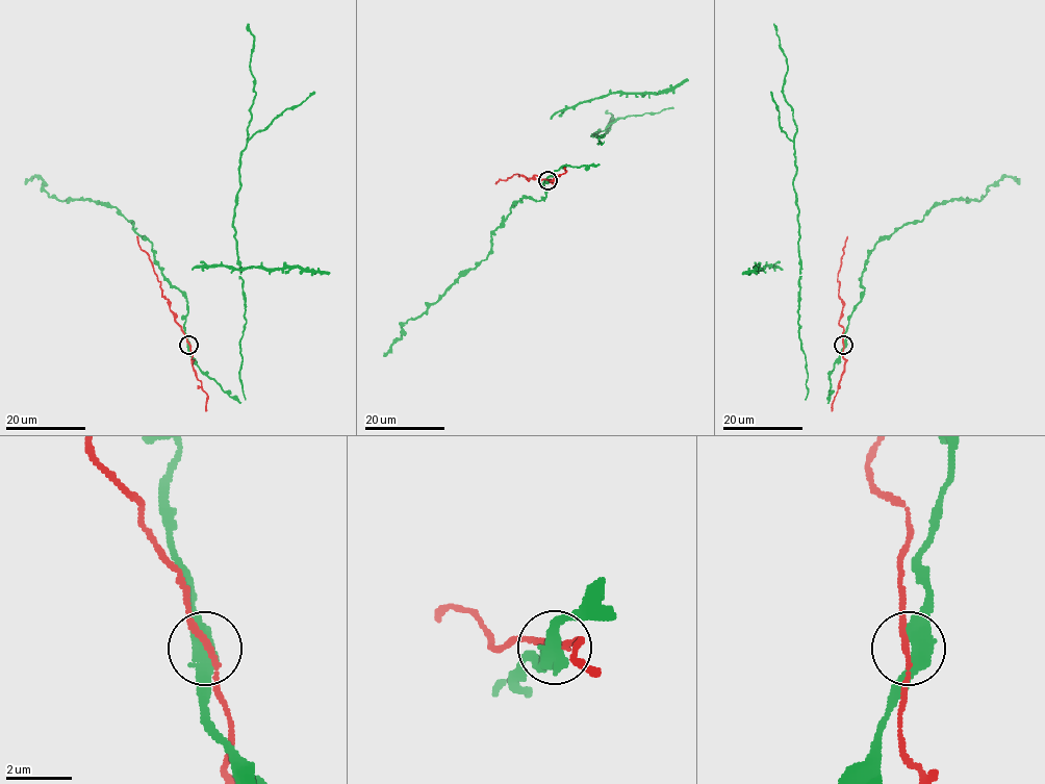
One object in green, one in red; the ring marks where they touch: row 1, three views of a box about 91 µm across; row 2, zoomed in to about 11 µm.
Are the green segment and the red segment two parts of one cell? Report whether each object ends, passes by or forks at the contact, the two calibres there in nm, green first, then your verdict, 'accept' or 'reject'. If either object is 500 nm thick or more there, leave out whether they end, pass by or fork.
green passes by; red passes by; 480 nm thick on the green side, 170 nm on the other; reject

